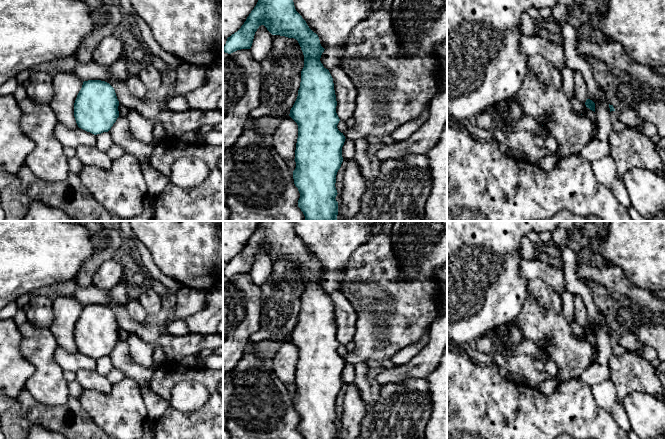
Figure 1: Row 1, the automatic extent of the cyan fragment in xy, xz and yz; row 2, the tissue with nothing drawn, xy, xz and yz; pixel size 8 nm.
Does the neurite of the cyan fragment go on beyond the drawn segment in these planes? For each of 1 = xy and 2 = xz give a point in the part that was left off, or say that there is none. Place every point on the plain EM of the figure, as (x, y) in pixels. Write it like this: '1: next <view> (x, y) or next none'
1: next none
2: next none

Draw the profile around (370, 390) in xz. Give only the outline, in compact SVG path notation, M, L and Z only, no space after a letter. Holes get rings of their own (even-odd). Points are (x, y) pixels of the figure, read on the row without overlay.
M356 363L355 368L355 385L361 392L365 404L366 412L371 411L374 405L381 401L380 386L374 378L368 375L369 366L367 363Z

